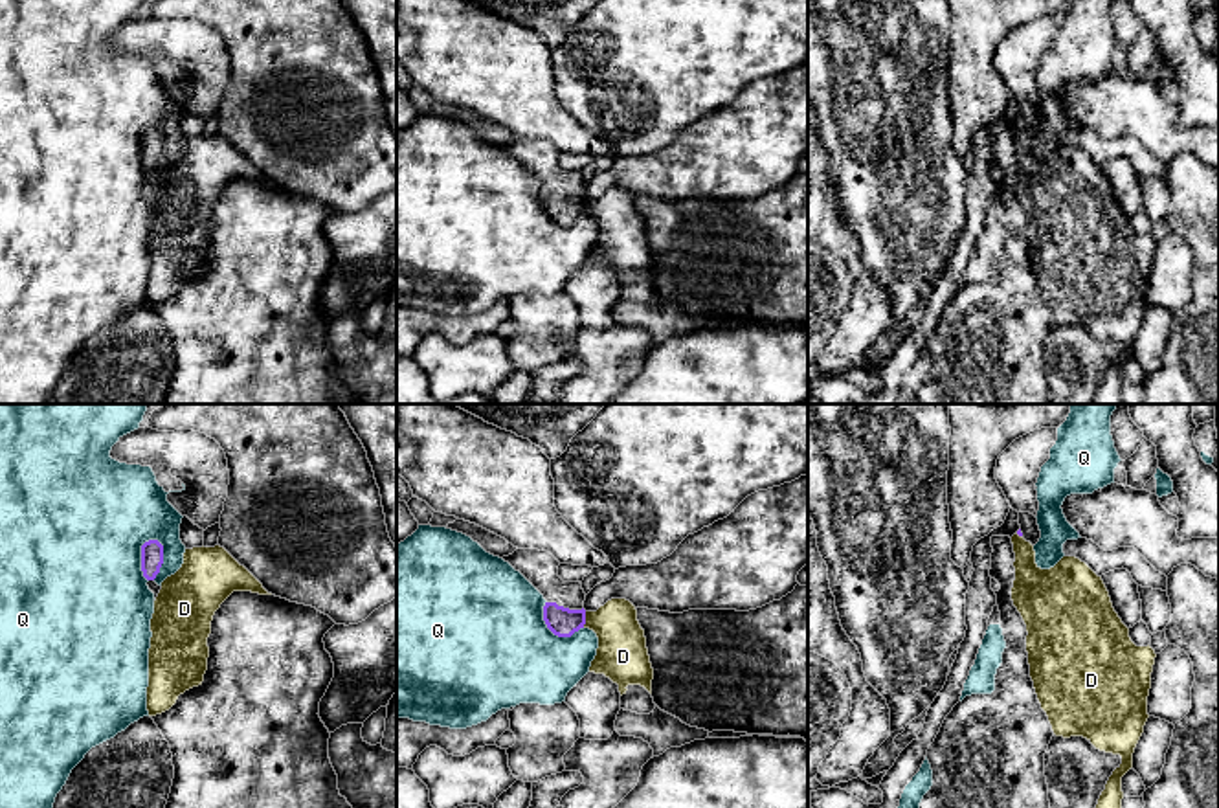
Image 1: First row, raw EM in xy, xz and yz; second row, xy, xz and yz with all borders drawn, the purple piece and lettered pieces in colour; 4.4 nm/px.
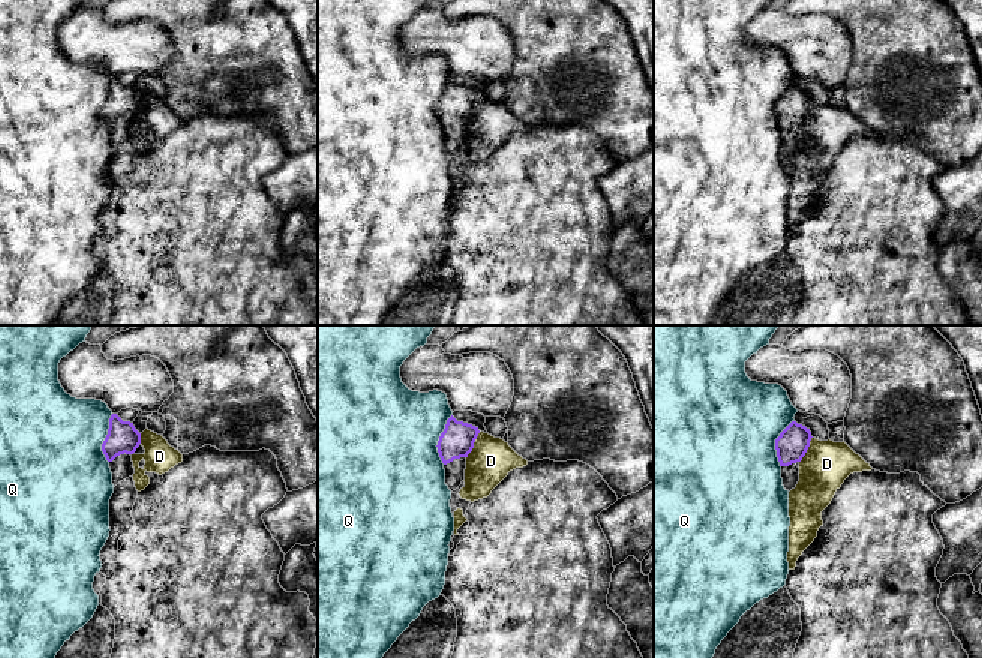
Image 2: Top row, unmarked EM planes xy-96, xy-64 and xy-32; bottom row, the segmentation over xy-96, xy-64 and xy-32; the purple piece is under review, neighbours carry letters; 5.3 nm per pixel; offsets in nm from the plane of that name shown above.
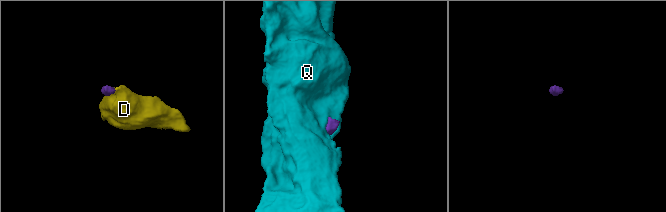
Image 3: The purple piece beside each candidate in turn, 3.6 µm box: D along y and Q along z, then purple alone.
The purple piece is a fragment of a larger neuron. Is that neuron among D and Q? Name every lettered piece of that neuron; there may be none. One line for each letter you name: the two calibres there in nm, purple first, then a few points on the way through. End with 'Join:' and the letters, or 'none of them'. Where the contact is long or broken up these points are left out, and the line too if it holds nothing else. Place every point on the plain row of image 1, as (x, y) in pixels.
D: Thickness 130 nm (purple) against 220 nm. Path across: xz (562, 210), (584, 208), (593, 208), (623, 245)
Join: D

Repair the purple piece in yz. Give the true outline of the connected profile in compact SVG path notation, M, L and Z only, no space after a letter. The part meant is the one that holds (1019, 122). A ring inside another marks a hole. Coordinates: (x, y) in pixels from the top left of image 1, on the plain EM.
M1021 118L1012 125L1012 132L1015 141L1012 189L1026 213L1030 266L1041 297L1046 301L1056 325L1083 325L1096 338L1122 345L1122 353L1109 365L1092 404L1124 404L1122 365L1133 356L1133 342L1149 307L1147 285L1157 242L1149 233L1136 235L1131 230L1129 217L1114 200L1102 165L1085 151L1076 145L1063 145L1054 156L1041 158L1035 152L1034 134L1023 127Z

